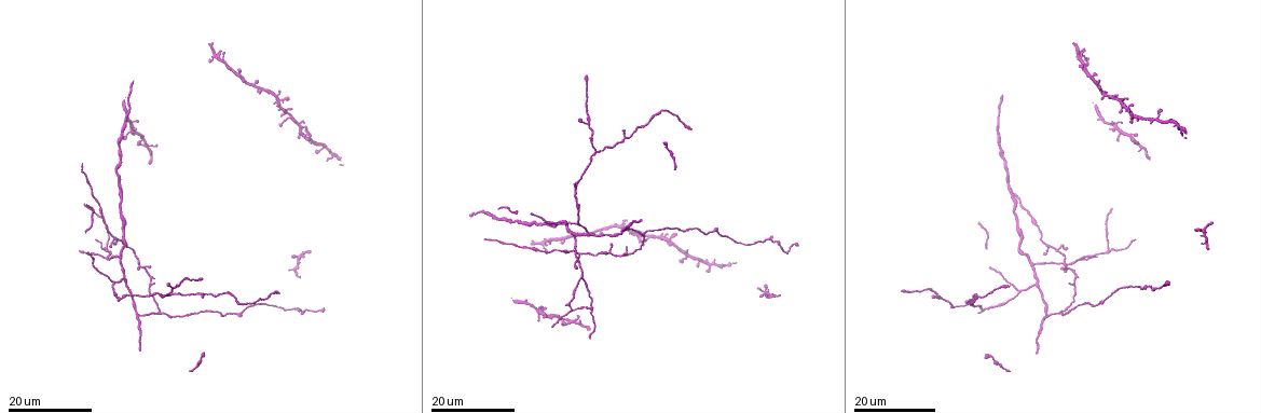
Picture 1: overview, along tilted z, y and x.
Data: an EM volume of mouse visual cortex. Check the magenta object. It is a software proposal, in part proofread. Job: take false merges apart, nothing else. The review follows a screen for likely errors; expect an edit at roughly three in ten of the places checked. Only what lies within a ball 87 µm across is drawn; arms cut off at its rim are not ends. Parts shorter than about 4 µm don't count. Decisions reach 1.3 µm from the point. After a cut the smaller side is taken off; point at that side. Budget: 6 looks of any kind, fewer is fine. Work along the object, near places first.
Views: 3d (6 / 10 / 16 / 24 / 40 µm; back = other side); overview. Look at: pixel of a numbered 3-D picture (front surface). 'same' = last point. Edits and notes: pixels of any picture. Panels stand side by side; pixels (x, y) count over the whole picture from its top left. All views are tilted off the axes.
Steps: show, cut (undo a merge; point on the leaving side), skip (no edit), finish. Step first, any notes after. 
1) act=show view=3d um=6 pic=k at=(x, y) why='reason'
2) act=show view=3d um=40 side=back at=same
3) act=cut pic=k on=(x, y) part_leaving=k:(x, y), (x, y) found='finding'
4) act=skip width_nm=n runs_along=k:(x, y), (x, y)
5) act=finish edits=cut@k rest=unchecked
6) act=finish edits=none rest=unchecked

act=show view=3d um=24 pic=1 at=(597, 151) why='three arms meet'

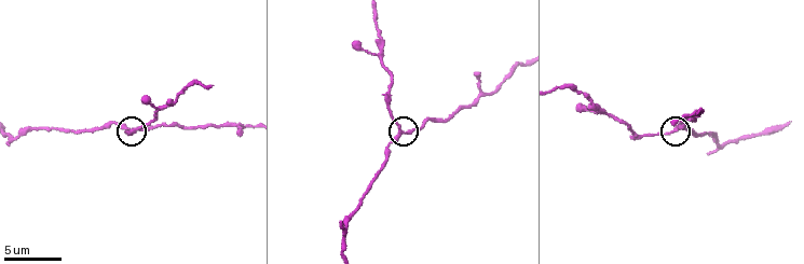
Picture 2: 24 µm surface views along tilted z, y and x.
act=show view=3d um=10 pic=2 at=(401, 132)

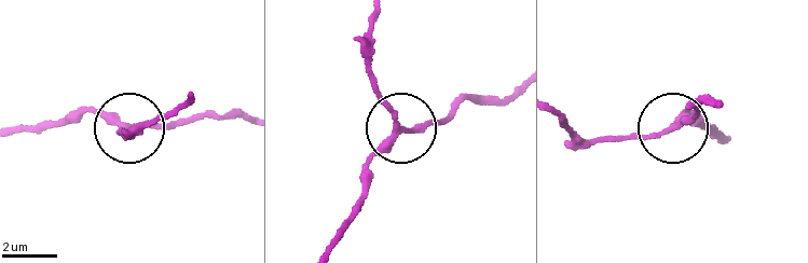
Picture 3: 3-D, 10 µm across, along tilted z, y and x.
act=skip side_arm_um=22 runs_along=3:(330, 241), (365, 189), (372, 155), (399, 121), (365, 71) found='one neuron here'

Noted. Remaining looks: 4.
act=show view=3d um=16 pic=1 at=(1036, 285) why='arms part here'

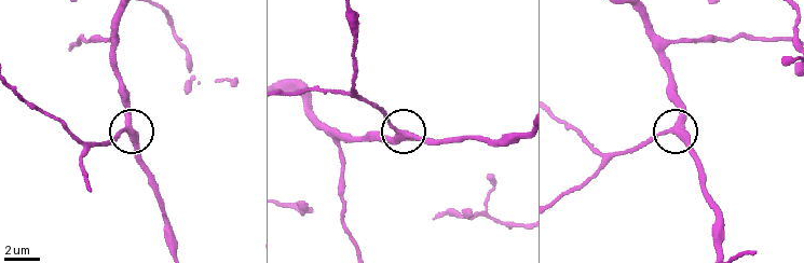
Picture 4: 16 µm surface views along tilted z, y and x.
act=show view=3d um=10 pic=4 at=(671, 129)

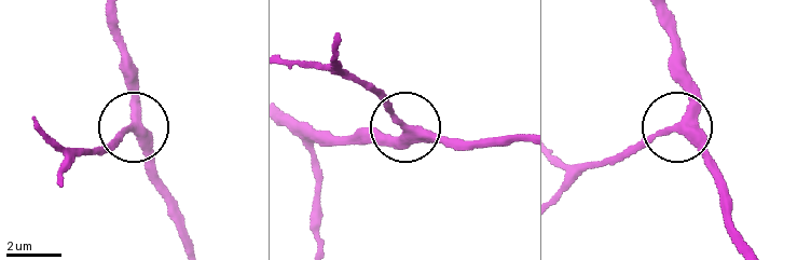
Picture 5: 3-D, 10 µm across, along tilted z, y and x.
act=skip runs_along=5:(113, 10), (133, 115), (111, 149) found='all the same neuron'

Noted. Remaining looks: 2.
act=show view=3d um=24 pic=1 at=(1071, 261) why='branch point'

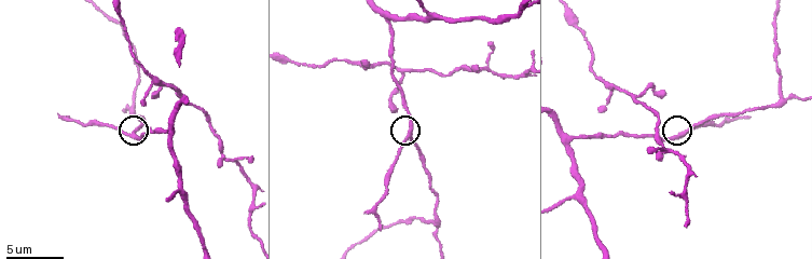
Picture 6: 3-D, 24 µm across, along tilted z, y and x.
act=show view=3d um=6 pic=6 at=(130, 135)

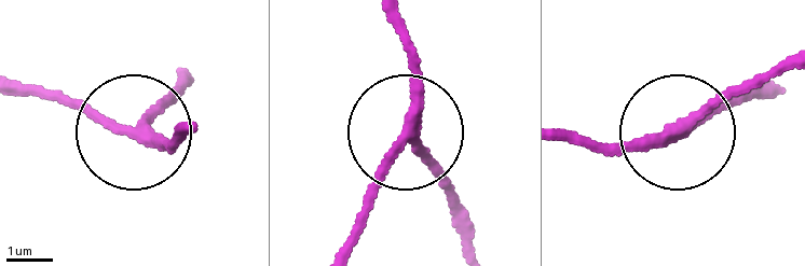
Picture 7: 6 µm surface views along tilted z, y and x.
act=skip side_arm_um=10 arms=3 found='one neuron here'

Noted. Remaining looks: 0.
act=finish edits=none rest=unchecked

